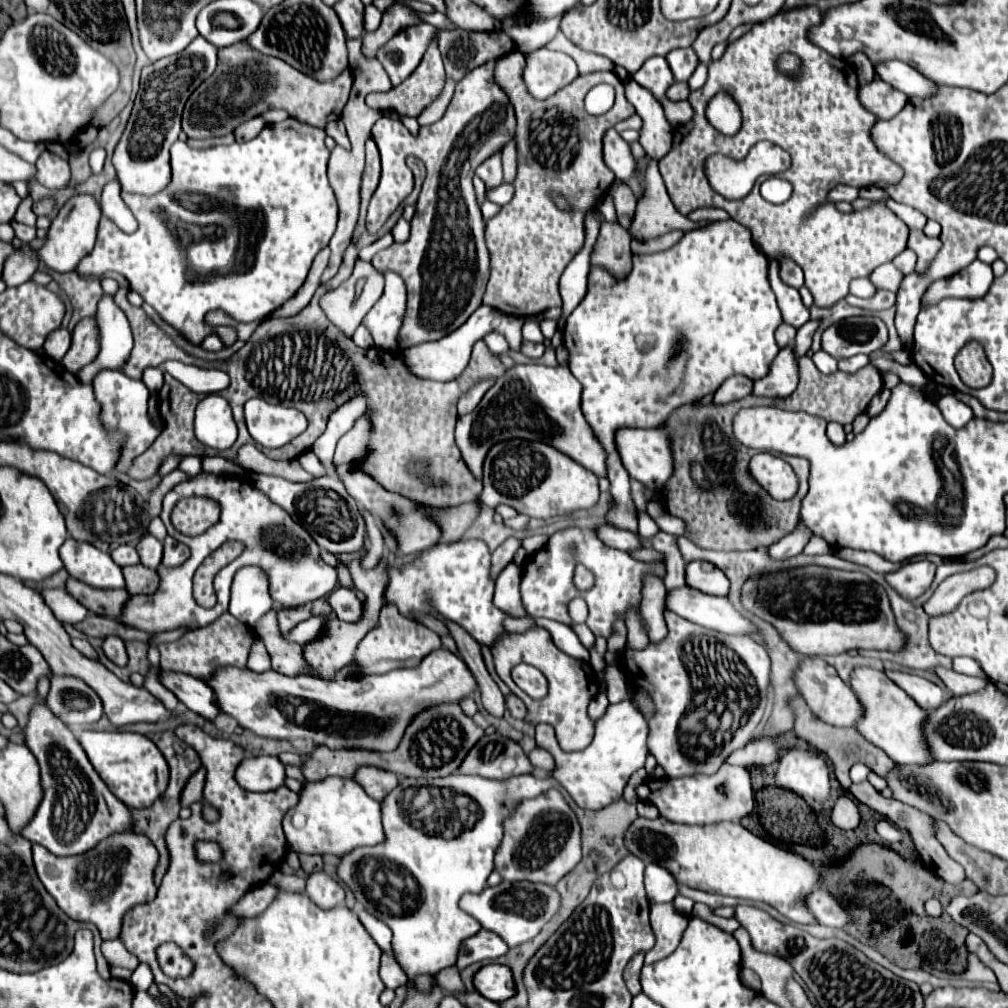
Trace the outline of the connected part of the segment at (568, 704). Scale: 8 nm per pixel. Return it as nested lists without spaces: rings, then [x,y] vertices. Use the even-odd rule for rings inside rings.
[[[542,627],[530,629],[522,635],[516,635],[516,633],[504,635],[502,639],[498,639],[498,645],[492,647],[492,655],[494,655],[498,677],[510,687],[510,691],[516,697],[520,697],[526,703],[526,707],[528,707],[526,721],[530,721],[530,723],[550,723],[556,729],[558,743],[564,751],[578,751],[578,749],[584,749],[584,747],[590,745],[590,739],[594,737],[594,721],[588,717],[586,707],[596,697],[596,693],[600,689],[598,687],[600,681],[598,681],[594,669],[588,663],[584,663],[580,659],[574,659],[574,657],[566,655],[564,651],[560,651],[552,643],[550,633]],[[518,663],[534,665],[544,673],[544,677],[548,679],[548,685],[550,685],[550,691],[548,691],[546,697],[532,699],[518,685],[512,683],[510,669]]]

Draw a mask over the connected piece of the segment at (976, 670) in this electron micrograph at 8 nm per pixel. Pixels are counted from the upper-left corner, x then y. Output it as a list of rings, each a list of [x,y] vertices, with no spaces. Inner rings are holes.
[[[956,657],[952,661],[952,669],[958,671],[958,673],[964,673],[964,675],[974,675],[974,677],[984,677],[984,673],[980,671],[980,665],[970,659],[970,657]]]

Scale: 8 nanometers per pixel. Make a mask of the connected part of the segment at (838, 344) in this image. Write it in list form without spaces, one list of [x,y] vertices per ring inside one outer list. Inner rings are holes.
[[[848,317],[822,333],[822,351],[834,359],[874,353],[888,341],[888,329],[878,317]]]

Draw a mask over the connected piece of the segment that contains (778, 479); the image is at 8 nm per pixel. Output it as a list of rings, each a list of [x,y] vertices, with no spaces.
[[[769,452],[758,453],[750,461],[750,471],[774,499],[792,499],[798,491],[798,477],[782,458]]]

